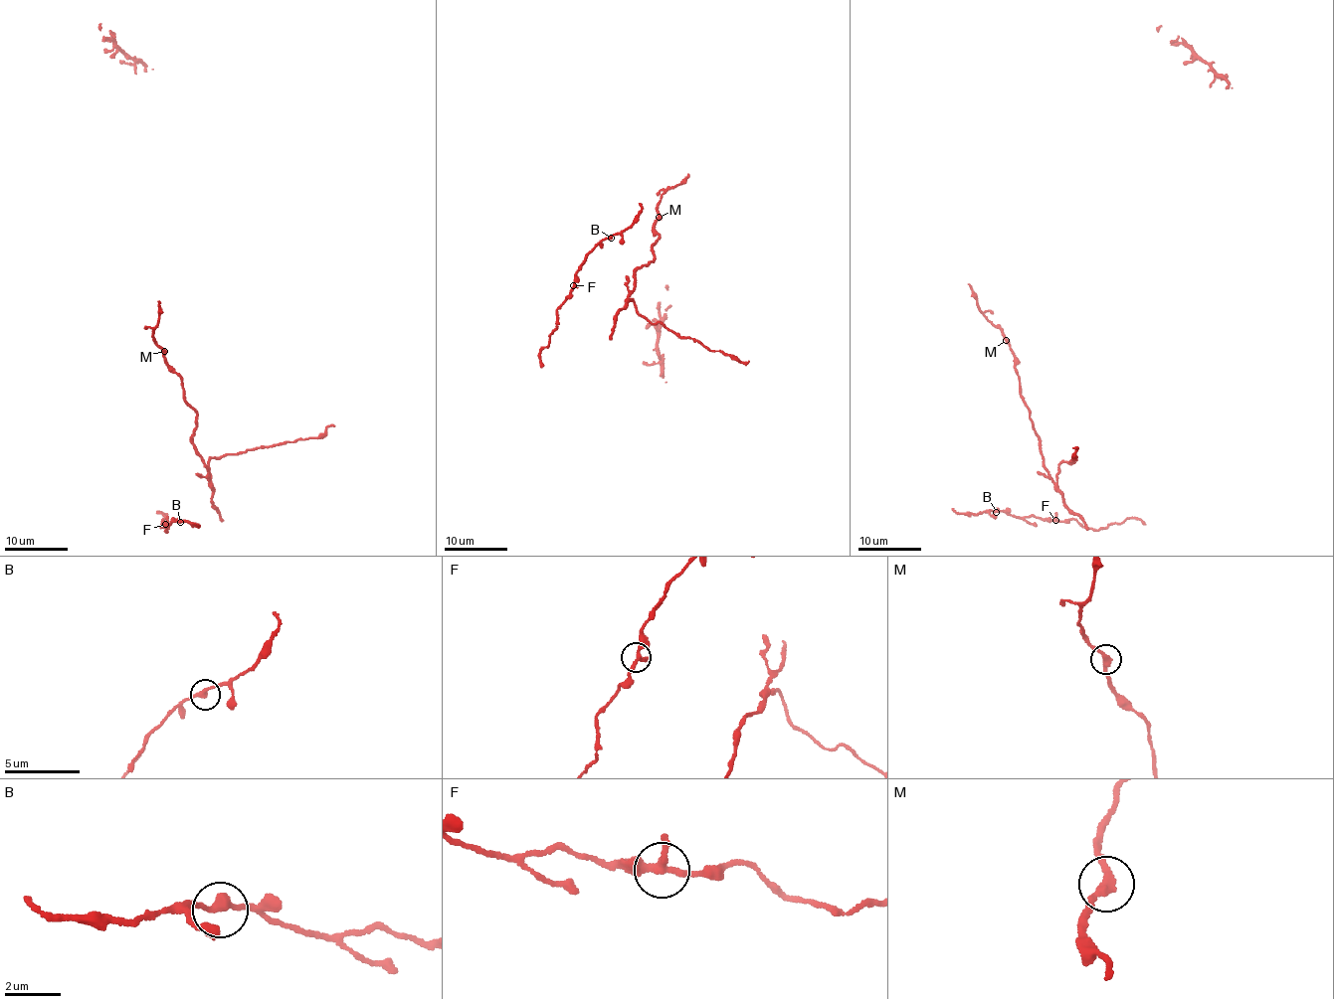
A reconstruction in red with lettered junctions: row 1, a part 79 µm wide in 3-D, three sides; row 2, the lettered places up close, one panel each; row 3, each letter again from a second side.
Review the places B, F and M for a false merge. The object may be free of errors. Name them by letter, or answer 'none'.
none

